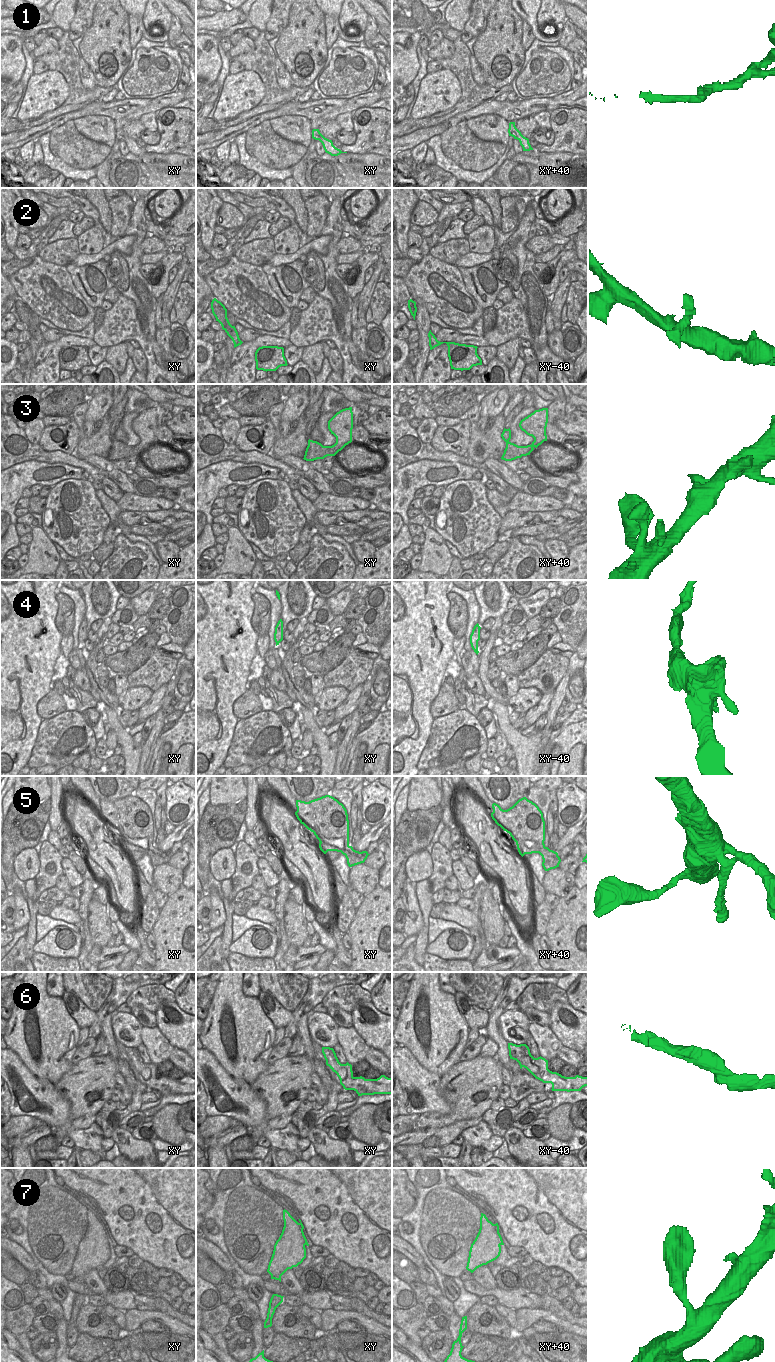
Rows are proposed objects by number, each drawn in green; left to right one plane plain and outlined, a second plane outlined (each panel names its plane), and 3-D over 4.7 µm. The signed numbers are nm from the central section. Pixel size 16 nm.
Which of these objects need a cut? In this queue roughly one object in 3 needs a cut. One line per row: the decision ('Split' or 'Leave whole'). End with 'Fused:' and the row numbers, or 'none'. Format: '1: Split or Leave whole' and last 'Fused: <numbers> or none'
1: Leave whole
2: Leave whole
3: Leave whole
4: Leave whole
5: Leave whole
6: Leave whole
7: Leave whole
Fused: none.

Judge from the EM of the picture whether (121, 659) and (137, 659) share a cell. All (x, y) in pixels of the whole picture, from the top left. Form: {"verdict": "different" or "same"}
{"verdict": "same"}

